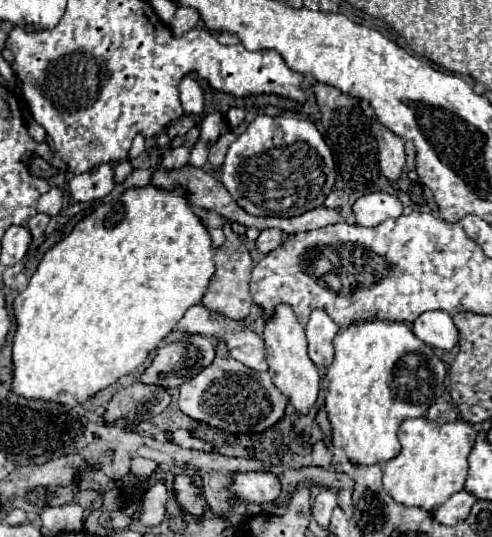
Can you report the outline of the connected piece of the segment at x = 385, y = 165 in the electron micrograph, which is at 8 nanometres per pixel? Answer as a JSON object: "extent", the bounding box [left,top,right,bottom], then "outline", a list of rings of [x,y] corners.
{"extent":[374,130,406,180],"outline":[[[374,130],[376,134],[376,142],[378,142],[378,164],[380,164],[380,172],[390,180],[398,180],[404,164],[406,164],[406,156],[404,156],[404,142],[400,136],[396,136],[390,130]]]}

